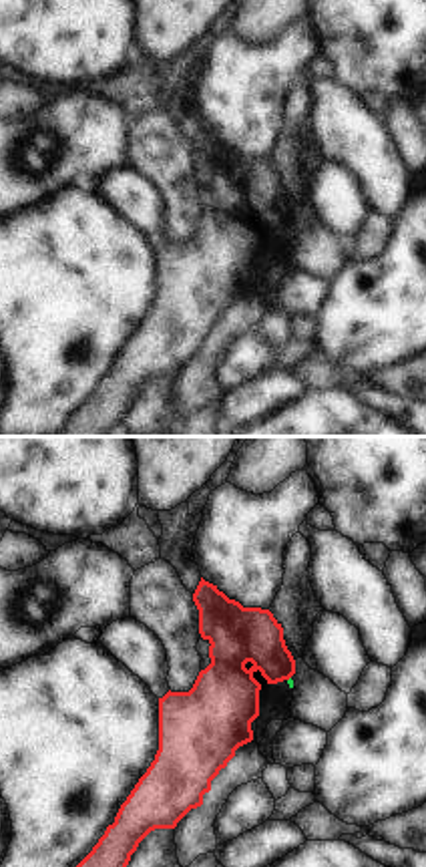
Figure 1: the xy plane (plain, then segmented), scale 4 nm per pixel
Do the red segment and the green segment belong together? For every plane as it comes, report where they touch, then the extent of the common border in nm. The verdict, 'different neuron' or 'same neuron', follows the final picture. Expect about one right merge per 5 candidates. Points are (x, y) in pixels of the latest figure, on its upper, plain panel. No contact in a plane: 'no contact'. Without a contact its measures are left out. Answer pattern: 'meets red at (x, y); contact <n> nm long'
no contact

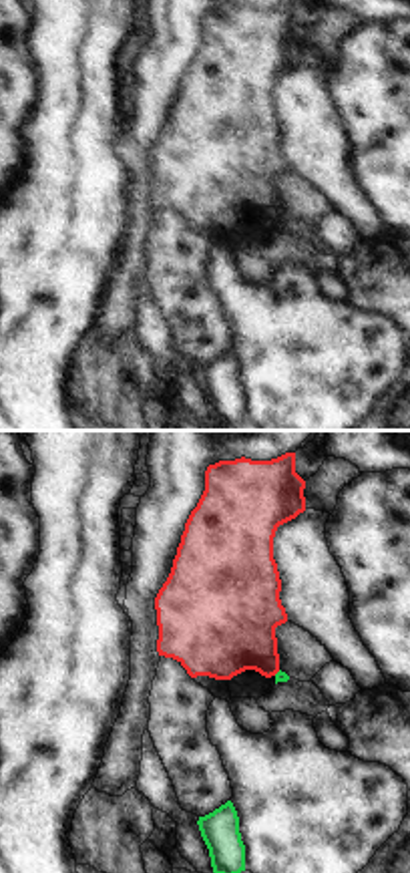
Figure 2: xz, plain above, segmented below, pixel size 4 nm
meets red at (276, 222); contact 40 nm long

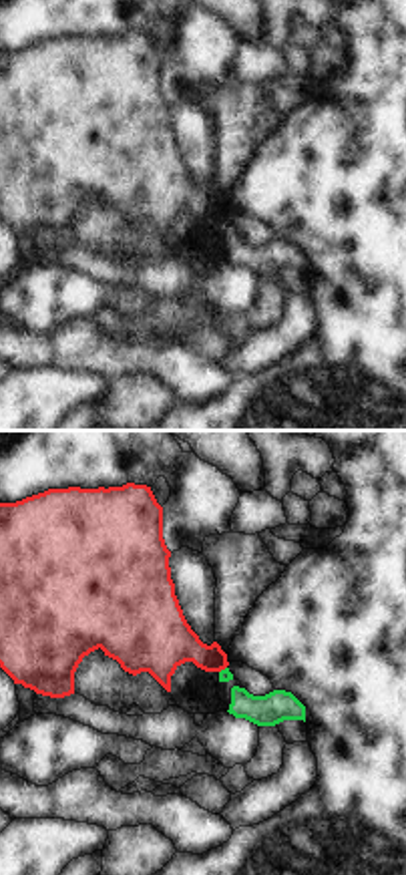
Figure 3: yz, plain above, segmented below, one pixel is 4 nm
meets red at (222, 218); contact 40 nm long

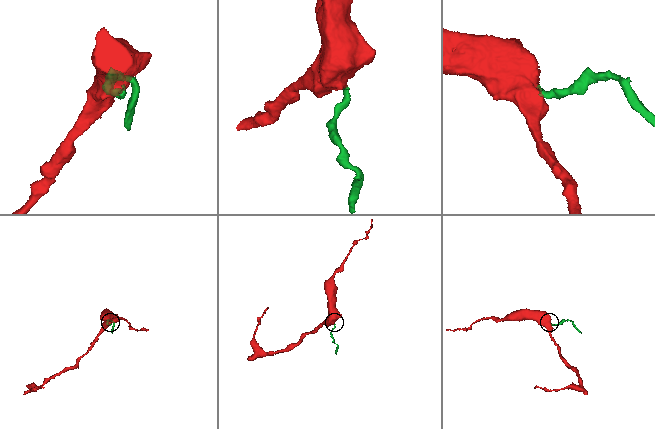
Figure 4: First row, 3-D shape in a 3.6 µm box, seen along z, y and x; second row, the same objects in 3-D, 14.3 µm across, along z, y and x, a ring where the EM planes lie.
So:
different neuron

